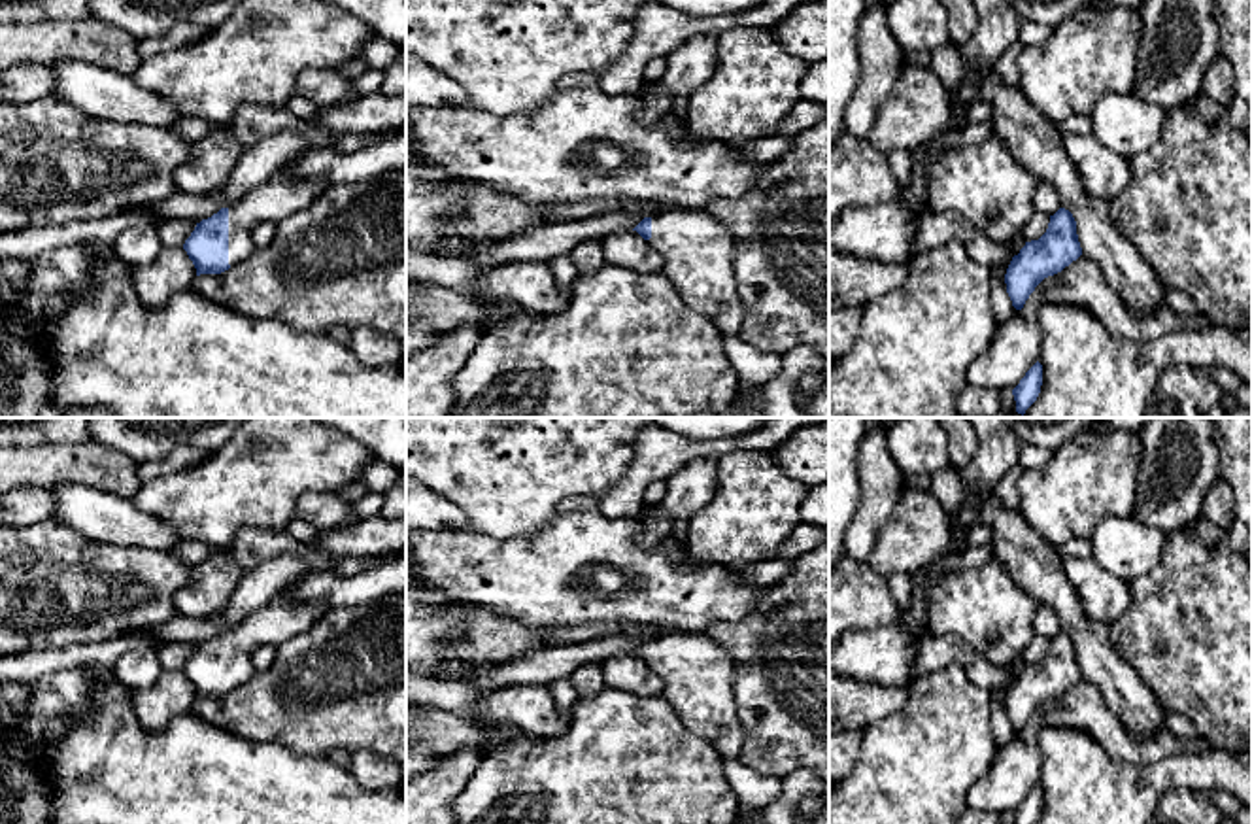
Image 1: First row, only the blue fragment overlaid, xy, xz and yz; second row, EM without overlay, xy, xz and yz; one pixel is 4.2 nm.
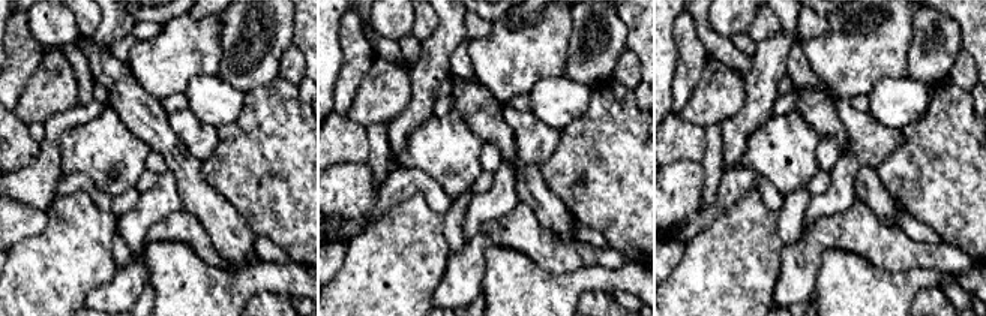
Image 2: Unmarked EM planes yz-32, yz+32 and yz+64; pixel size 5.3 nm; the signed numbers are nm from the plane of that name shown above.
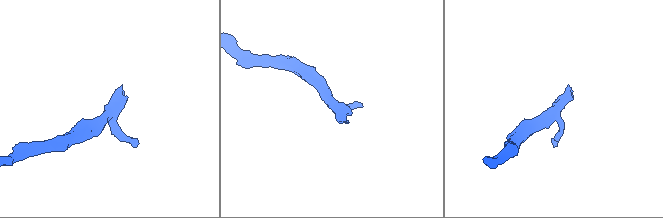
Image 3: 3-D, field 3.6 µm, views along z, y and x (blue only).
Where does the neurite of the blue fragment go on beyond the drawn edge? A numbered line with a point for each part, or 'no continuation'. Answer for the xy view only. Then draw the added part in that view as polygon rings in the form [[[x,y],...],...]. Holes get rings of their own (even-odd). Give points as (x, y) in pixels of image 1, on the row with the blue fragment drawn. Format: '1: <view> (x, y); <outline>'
1: xy (276, 199); [[[242,104],[228,123],[236,142],[245,149],[279,130],[304,136],[304,147],[283,163],[264,183],[249,189],[228,206],[228,265],[236,266],[257,248],[251,231],[261,223],[281,223],[289,215],[308,208],[329,185],[321,181],[291,181],[285,168],[302,153],[315,147],[336,147],[344,153],[368,146],[376,134],[329,132],[295,117],[285,108],[264,104]]]

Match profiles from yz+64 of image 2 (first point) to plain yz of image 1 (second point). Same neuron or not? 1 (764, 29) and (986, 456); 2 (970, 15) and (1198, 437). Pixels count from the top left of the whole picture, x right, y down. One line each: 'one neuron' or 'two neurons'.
1: two neurons
2: two neurons

